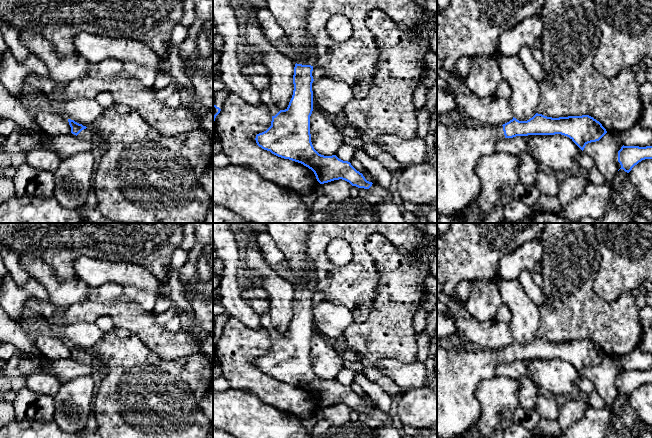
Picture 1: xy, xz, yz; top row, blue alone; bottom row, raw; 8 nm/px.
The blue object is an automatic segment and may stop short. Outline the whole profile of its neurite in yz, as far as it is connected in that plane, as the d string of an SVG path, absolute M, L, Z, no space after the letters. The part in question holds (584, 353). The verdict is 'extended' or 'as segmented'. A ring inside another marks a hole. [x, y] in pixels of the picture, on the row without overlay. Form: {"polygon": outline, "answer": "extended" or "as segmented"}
{"polygon": "M536 337L527 345L519 345L513 341L512 344L500 350L476 346L445 349L437 346L437 438L464 438L469 430L476 427L481 413L481 405L476 397L477 387L482 381L494 377L497 366L503 362L561 358L569 361L583 375L588 367L599 365L606 357L602 348L589 339L552 342Z", "answer": "extended"}

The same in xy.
{"polygon": "M68 343L69 349L71 351L71 357L85 364L91 364L94 357L91 351L83 350L75 346L74 344Z", "answer": "extended"}

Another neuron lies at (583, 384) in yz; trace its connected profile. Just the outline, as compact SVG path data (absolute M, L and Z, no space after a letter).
M583 374L576 382L576 387L579 392L590 394L595 391L594 384Z

